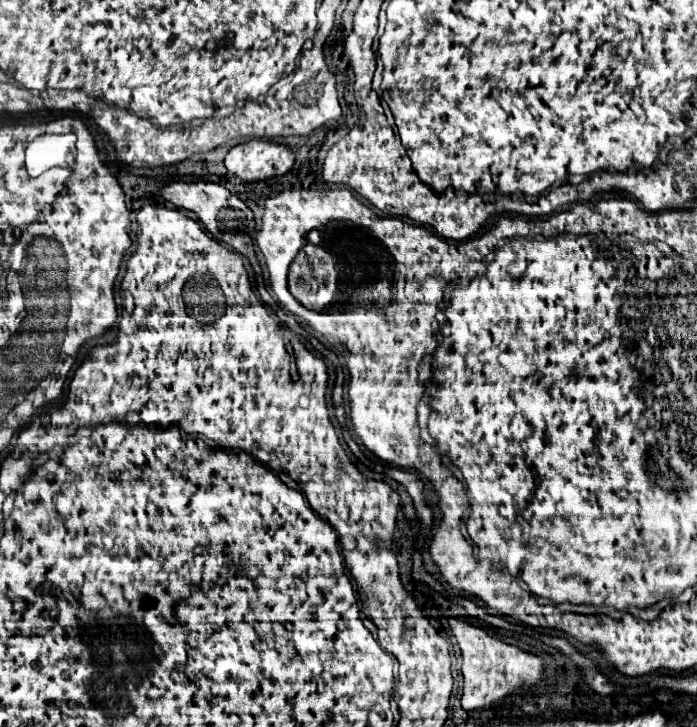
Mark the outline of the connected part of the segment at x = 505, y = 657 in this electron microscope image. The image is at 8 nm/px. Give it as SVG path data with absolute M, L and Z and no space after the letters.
M456 618L448 619L456 642L462 652L462 677L464 677L464 693L462 693L462 707L466 711L474 711L486 707L490 703L498 703L502 697L510 695L522 683L534 683L542 679L542 659L530 653L520 651L514 645L506 644L494 637L484 628Z

